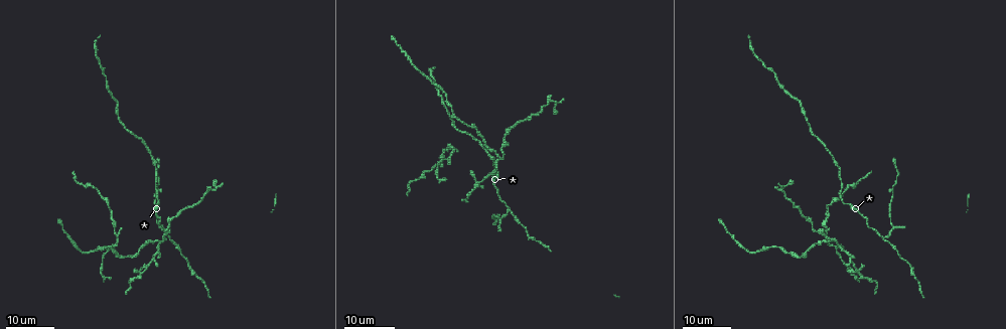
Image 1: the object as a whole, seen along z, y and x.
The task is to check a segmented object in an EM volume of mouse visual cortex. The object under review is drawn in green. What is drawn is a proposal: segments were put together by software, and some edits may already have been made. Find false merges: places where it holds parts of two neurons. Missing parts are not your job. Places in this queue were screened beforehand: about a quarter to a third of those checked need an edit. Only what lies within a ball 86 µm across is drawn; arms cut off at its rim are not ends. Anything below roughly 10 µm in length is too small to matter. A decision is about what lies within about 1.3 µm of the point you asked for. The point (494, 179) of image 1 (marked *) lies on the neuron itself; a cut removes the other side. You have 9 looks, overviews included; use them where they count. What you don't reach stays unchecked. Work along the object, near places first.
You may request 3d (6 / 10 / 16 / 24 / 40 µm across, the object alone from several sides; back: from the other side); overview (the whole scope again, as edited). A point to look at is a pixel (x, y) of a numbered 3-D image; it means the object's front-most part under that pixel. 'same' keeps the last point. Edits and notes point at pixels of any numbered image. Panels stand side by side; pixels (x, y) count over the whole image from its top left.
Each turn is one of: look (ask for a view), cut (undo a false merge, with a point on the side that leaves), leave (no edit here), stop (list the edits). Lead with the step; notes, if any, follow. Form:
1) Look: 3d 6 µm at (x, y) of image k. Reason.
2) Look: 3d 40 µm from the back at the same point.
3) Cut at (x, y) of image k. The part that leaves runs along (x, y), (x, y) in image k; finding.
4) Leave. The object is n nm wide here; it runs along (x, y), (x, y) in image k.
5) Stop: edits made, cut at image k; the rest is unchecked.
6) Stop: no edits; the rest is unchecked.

Look: 3d 24 µm at (441, 158) of image 1. Two arms in line, one across.

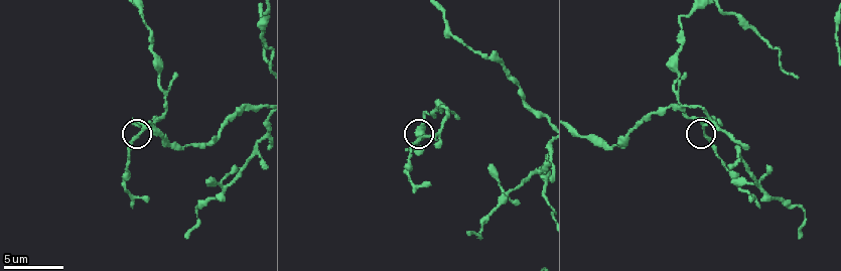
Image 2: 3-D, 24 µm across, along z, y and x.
Look: 3d 10 µm at (704, 136) of image 2.

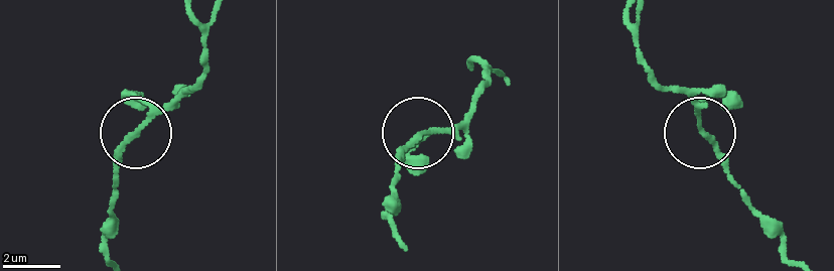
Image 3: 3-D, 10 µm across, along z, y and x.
Leave. One neuron here.

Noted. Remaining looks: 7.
Look: 3d 6 µm at (728, 133) of image 2. Two arms in line, one across.

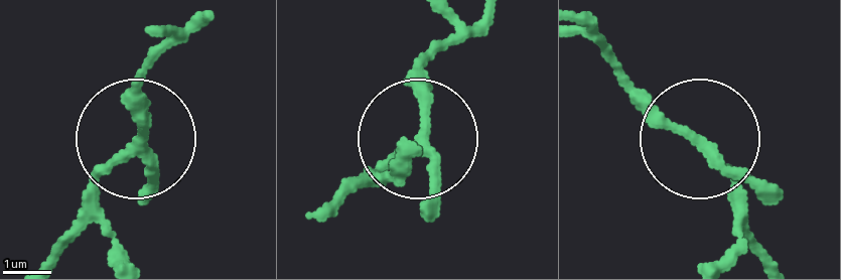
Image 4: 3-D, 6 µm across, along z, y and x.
Leave. The object is 200 nm wide here; continuous, no second neuron.

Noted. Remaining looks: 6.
Look: 3d 10 µm at (761, 188) of image 2. Four arms meet.

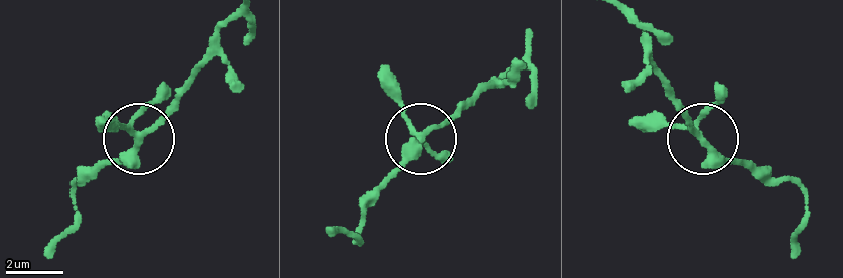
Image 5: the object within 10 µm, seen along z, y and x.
Leave. All the same neuron.

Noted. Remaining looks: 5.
Look: 3d 24 µm at (881, 238) of image 1. Three-way junction.

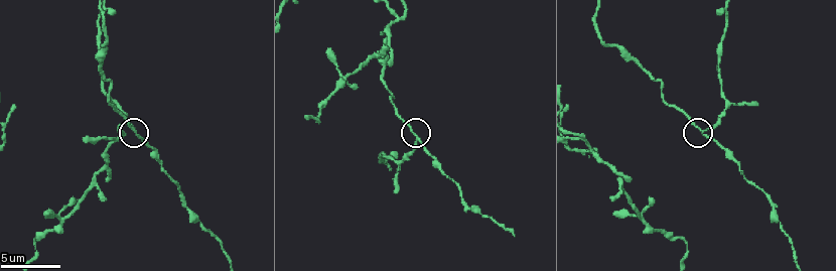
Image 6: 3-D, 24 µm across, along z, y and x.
Look: 3d 10 µm at (417, 138) of image 6.

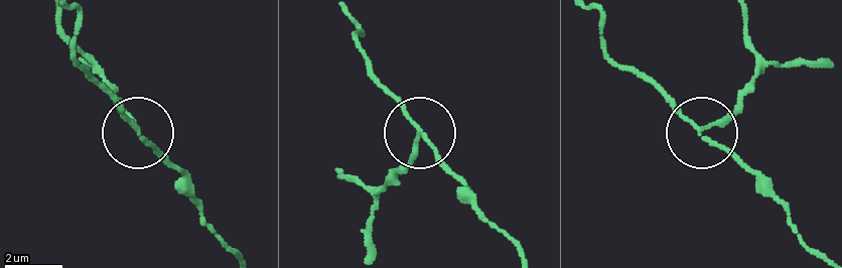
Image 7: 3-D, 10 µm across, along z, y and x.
Cut at (400, 165) of image 7. The side arm is 21 µm long; the part that leaves runs along (138, 125), (65, 31), (58, 10) in image 7; a second neuron is stuck on.

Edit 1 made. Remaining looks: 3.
Look: 3d 16 µm at (515, 127) of image 1. A narrow waist.

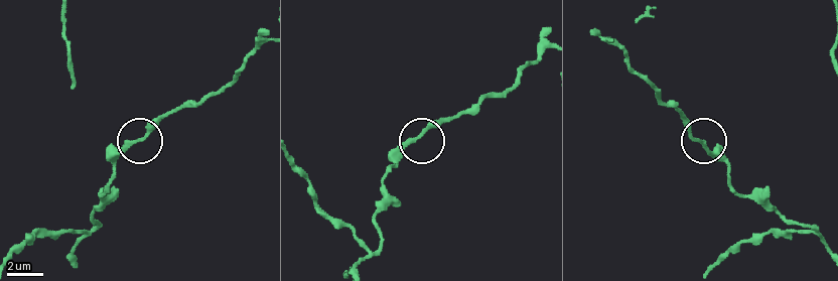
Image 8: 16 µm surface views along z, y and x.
Look: 3d 6 µm at (418, 135) of image 8. Zoom in.

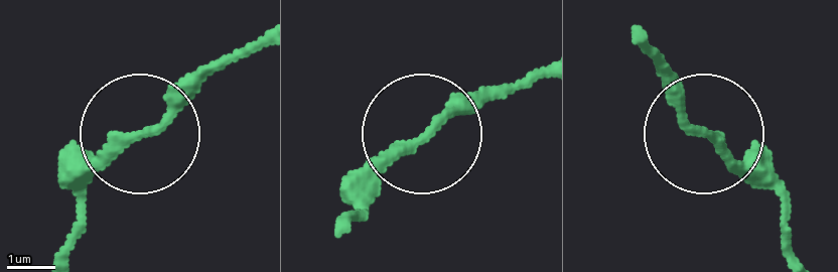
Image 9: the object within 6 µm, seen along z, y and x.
Leave. All the same neuron.

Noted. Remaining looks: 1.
Stop: edits made, cut at image 7; the rest is unchecked.

